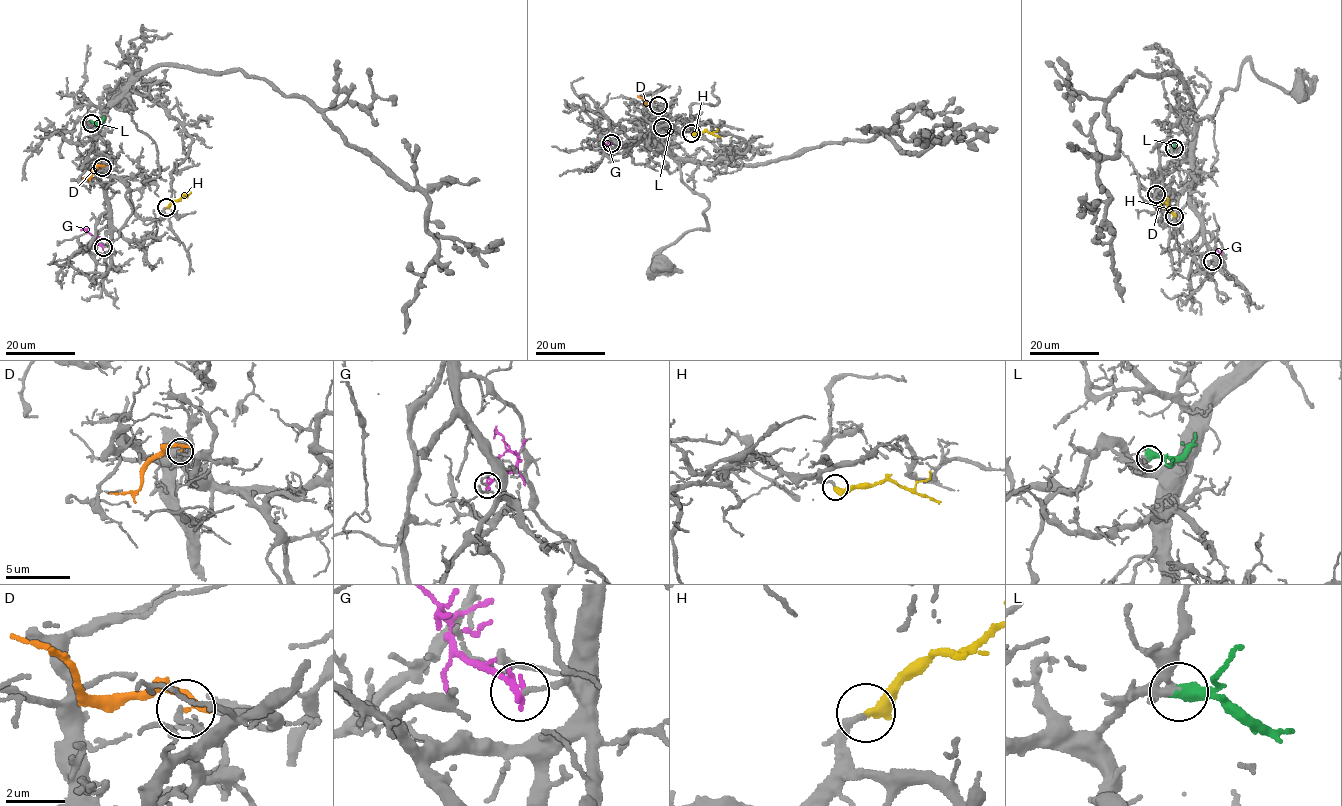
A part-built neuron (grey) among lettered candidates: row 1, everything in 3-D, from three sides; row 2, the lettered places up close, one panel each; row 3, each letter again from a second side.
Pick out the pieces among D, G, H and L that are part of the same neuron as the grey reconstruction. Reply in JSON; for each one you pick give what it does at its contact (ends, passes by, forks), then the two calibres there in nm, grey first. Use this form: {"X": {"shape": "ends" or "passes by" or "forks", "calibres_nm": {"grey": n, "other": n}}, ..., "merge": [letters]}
{"H": {"shape": "ends", "calibres_nm": {"grey": 180, "other": 420}}, "L": {"shape": "ends", "calibres_nm": {"grey": 240, "other": 600}}, "merge": ["H", "L"]}

